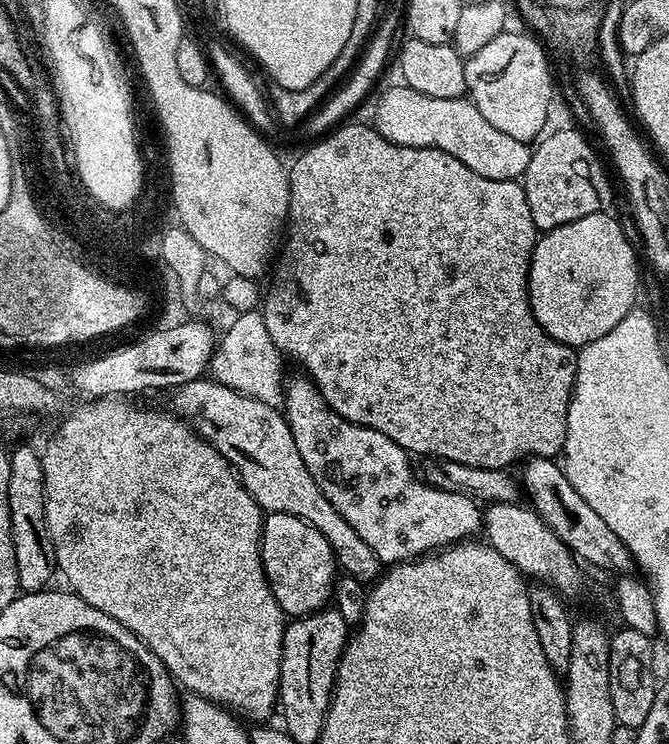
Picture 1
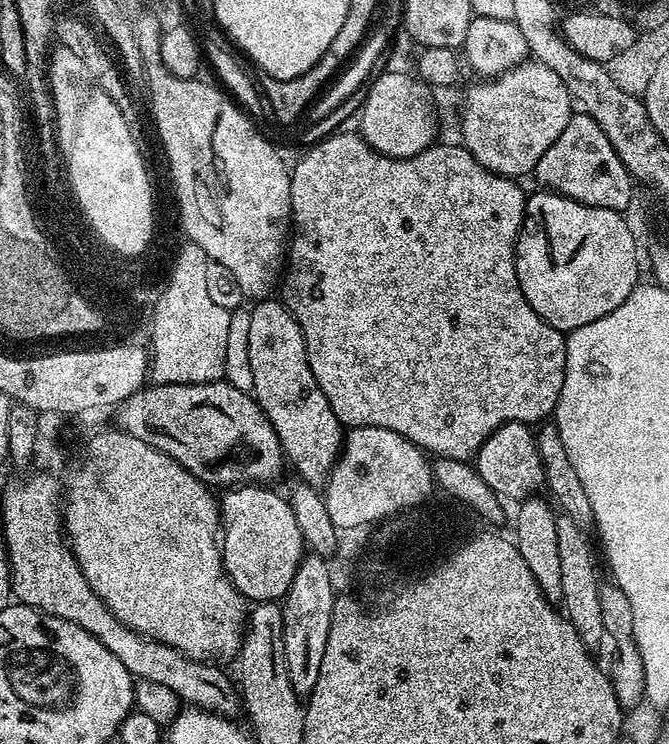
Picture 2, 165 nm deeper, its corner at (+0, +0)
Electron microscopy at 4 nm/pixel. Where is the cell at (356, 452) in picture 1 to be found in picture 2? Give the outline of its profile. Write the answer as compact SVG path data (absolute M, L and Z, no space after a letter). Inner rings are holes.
M262 298L255 304L250 310L248 331L248 358L253 374L251 395L274 426L287 463L300 471L299 479L317 490L323 489L344 447L345 425L334 414L330 402L326 402L326 394L322 394L314 370L310 370L301 326L283 301Z

